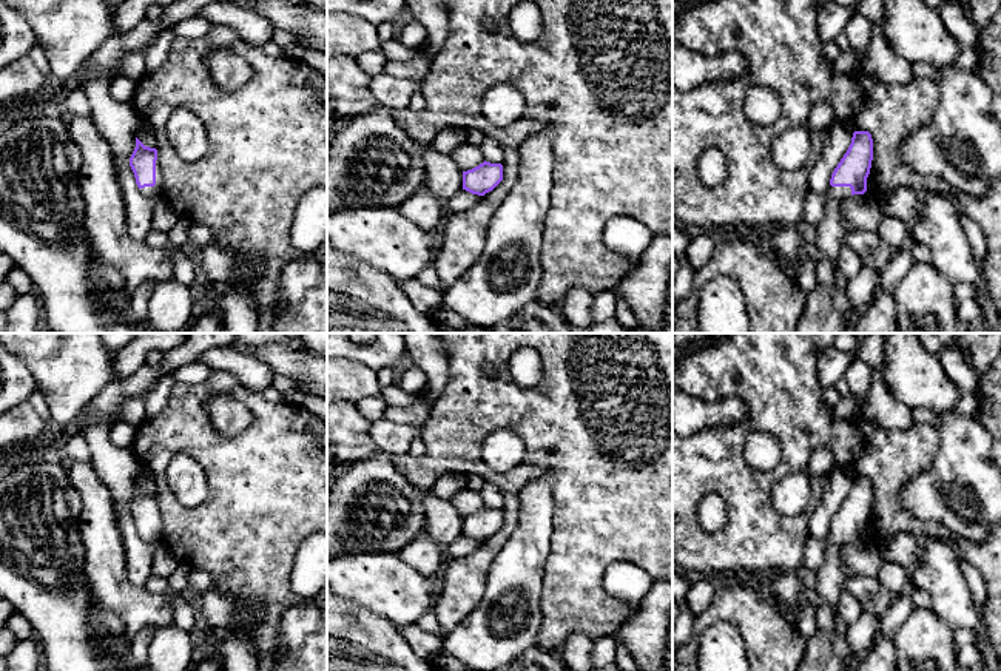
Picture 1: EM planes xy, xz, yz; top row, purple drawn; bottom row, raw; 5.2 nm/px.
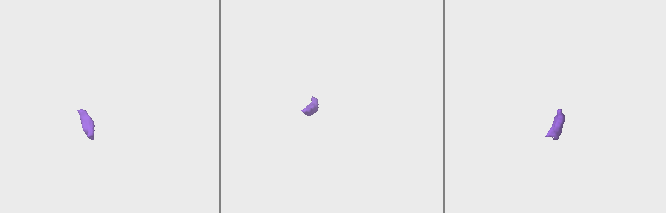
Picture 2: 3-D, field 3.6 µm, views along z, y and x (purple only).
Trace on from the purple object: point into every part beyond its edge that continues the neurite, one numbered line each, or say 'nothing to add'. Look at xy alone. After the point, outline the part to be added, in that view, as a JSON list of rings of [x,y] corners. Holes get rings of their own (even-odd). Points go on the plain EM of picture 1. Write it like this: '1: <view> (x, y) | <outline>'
1: xy (150, 537) | [[[156,506],[156,531],[140,534],[142,540],[147,543],[159,543],[162,538],[162,514],[159,506]]]

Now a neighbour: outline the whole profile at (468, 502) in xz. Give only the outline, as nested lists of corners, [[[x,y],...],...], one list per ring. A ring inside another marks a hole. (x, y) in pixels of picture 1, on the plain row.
[[[469,487],[461,489],[449,500],[461,517],[472,515],[484,507],[483,495]]]

